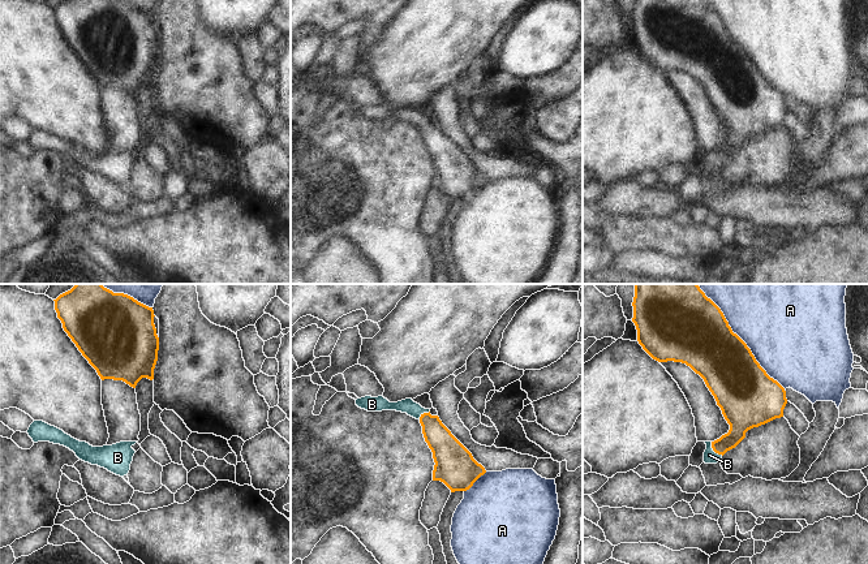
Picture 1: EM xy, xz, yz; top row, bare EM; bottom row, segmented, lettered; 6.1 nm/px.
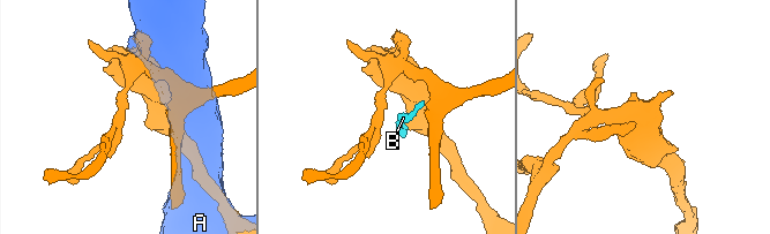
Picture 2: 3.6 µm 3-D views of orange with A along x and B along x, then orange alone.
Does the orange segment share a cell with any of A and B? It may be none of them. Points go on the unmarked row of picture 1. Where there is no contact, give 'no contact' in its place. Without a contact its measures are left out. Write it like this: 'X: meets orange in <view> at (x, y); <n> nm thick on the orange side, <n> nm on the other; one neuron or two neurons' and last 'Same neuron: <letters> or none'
A: meets orange in yz at (743, 50); 360 nm thick on the orange side, 460 nm on the other; two neurons
B: meets orange in yz at (714, 159); 160 nm thick on the orange side, 80 nm on the other; one neuron
Same neuron: B

